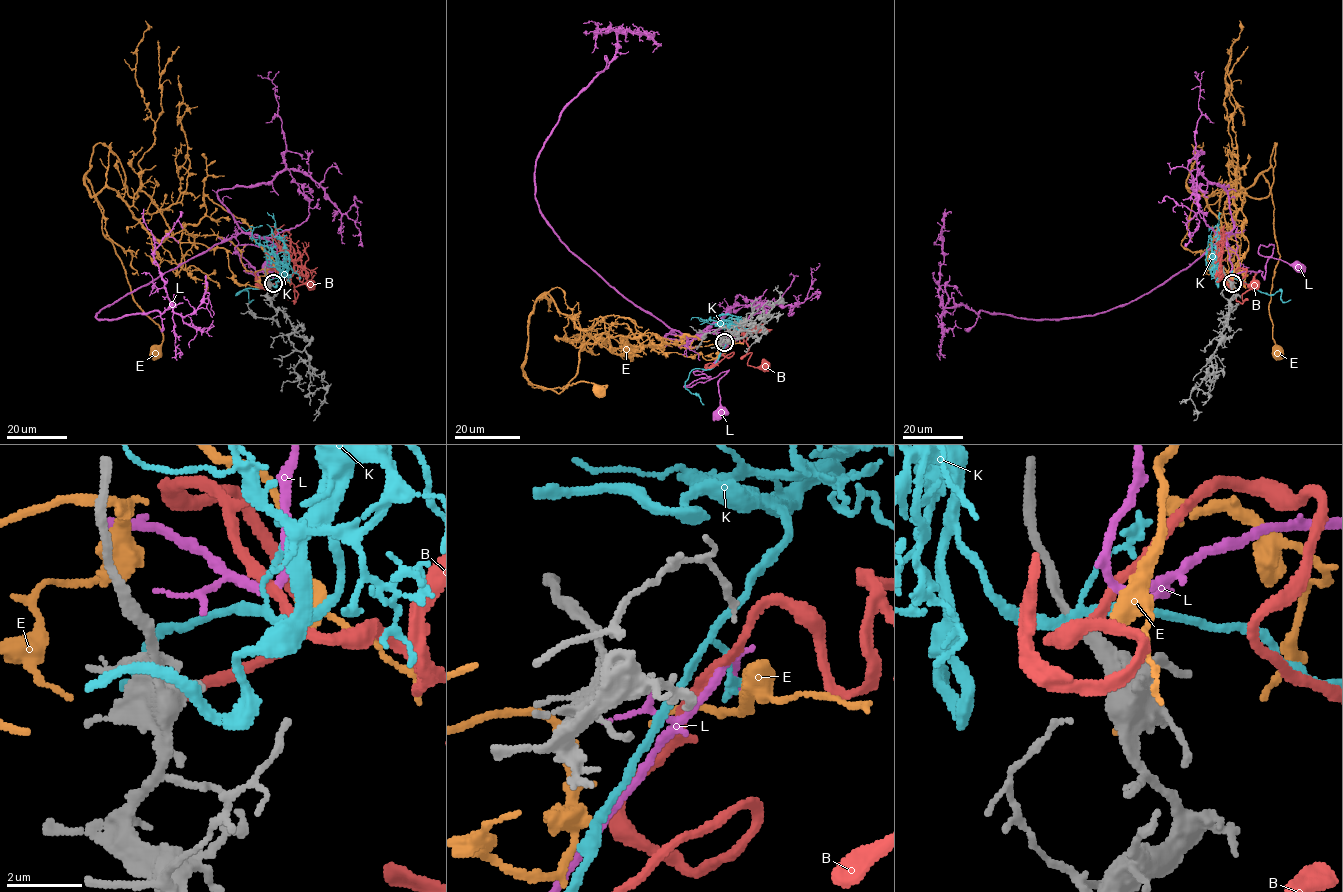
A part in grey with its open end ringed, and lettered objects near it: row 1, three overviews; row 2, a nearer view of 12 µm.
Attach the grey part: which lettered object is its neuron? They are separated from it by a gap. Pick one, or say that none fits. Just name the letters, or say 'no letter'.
no letter

